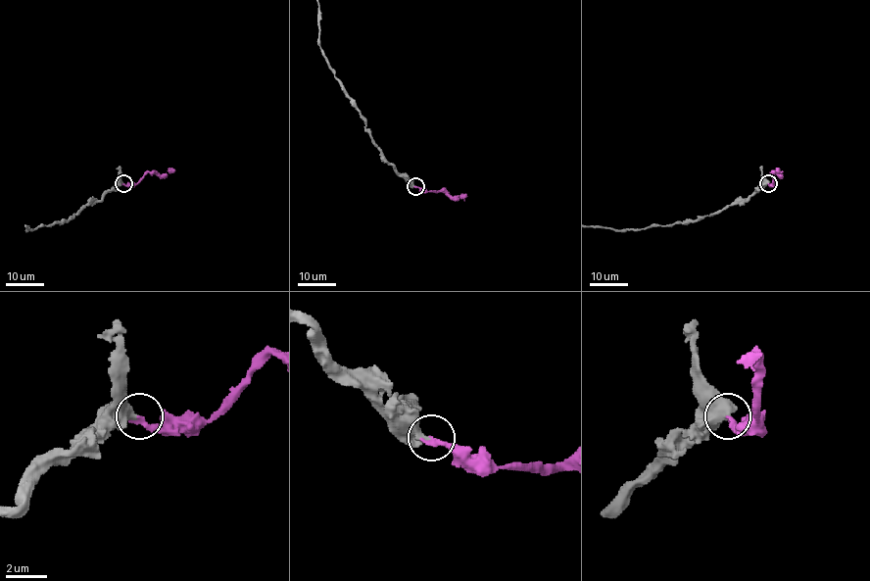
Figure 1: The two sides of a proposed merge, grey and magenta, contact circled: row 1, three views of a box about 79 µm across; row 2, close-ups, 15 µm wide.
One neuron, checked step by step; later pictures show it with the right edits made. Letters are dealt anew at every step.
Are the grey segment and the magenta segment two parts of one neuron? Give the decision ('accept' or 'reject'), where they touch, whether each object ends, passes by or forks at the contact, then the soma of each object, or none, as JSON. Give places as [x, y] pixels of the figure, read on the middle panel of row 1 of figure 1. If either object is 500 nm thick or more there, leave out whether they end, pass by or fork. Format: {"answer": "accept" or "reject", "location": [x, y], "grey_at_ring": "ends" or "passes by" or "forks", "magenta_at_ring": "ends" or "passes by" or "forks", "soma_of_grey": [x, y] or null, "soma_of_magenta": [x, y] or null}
{"answer": "accept", "location": [415, 186], "grey_at_ring": "ends", "magenta_at_ring": "ends", "soma_of_grey": null, "soma_of_magenta": null}

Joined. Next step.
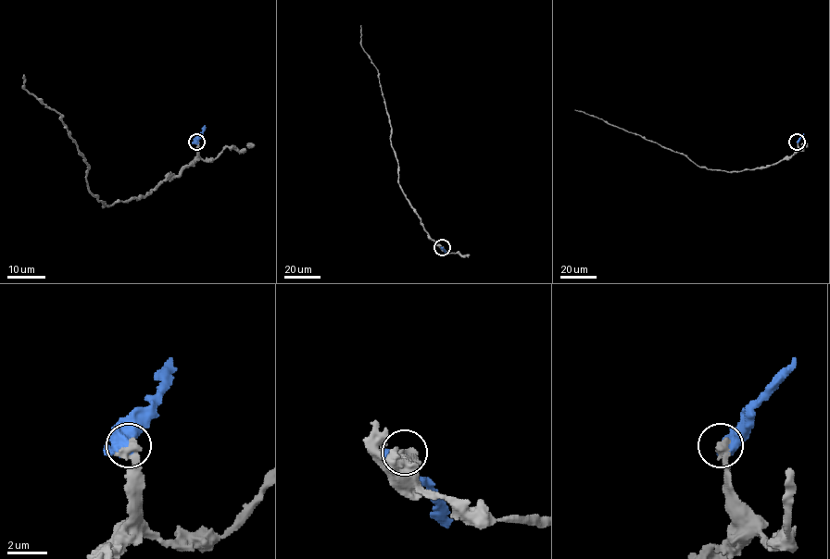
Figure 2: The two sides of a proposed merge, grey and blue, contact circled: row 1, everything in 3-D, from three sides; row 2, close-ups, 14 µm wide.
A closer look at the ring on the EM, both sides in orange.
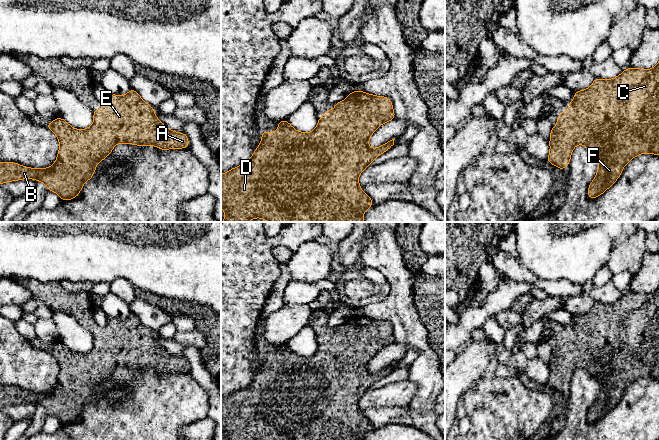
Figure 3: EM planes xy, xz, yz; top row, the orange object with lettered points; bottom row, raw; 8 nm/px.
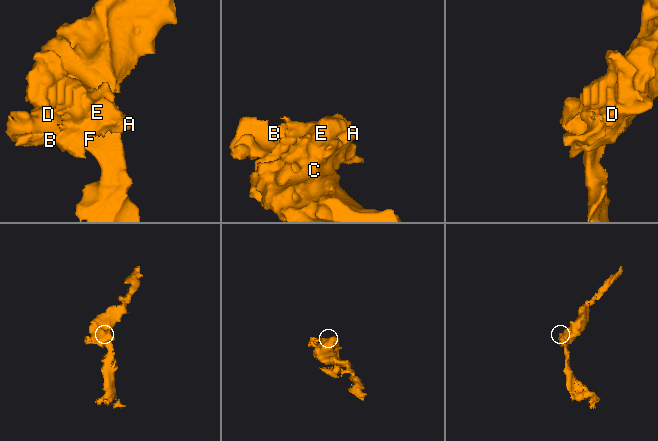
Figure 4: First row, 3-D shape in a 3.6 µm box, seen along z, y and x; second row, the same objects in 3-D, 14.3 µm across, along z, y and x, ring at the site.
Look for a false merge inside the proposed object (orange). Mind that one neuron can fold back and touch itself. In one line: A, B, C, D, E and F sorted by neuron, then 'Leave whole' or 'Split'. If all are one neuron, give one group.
Groups: A B C D E F. Leave whole

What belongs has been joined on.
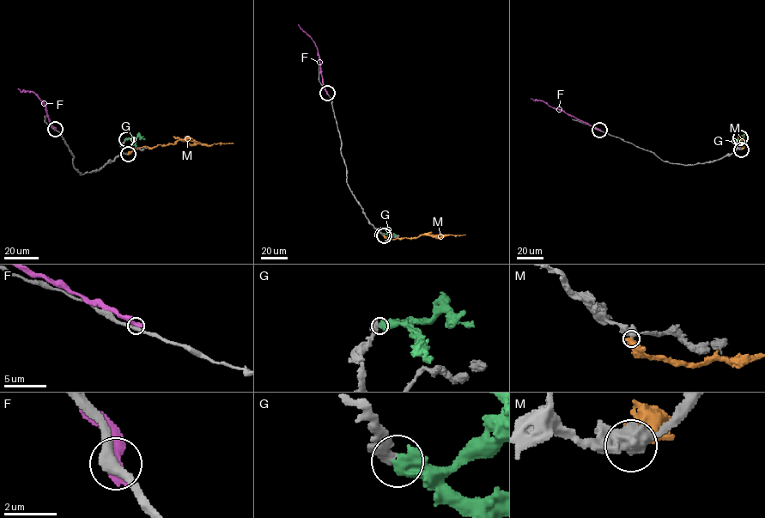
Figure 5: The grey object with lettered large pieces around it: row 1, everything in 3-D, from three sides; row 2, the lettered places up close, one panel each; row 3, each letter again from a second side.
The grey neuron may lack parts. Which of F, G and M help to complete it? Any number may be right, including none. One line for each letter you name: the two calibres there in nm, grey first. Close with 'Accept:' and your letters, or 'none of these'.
Accept: none of these

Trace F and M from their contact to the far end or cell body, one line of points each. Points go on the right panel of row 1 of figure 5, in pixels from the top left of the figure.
F: (599, 130), (542, 100), (531, 98)
M: (741, 149), (744, 143), (740, 138), (741, 141)

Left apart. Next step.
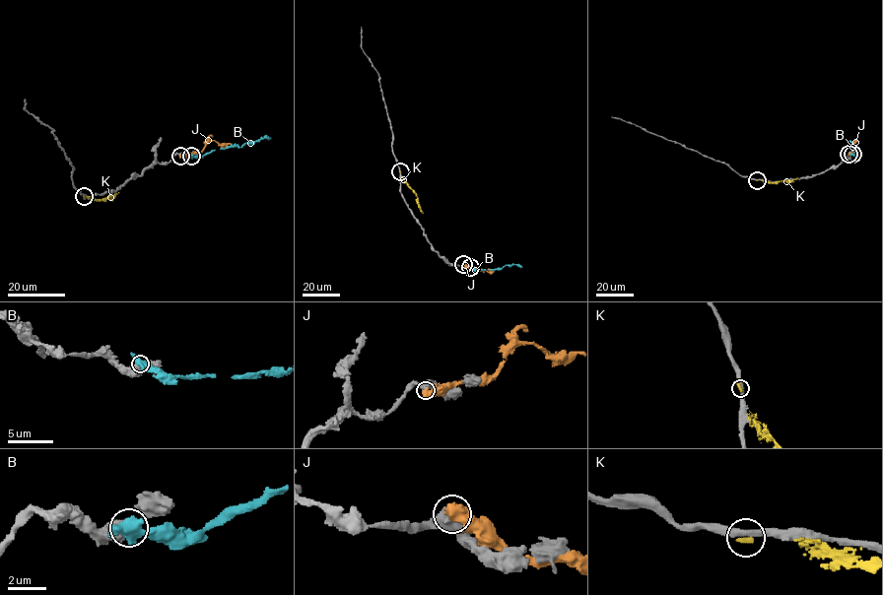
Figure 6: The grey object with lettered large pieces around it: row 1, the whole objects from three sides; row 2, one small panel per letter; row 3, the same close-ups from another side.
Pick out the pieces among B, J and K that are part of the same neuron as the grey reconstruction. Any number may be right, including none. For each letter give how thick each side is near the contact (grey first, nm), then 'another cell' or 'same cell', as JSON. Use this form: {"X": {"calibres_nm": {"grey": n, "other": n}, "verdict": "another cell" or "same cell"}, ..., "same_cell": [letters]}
{"B": {"calibres_nm": {"grey": 400, "other": 550}, "verdict": "another cell"}, "J": {"calibres_nm": {"grey": 550, "other": 800}, "verdict": "another cell"}, "K": {"calibres_nm": {"grey": 320, "other": 240}, "verdict": "another cell"}, "same_cell": []}

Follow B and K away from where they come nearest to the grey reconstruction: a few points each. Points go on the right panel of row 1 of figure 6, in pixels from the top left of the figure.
B: (851, 154), (854, 154), (849, 144), (851, 142)
K: (757, 180), (778, 182), (797, 177)

